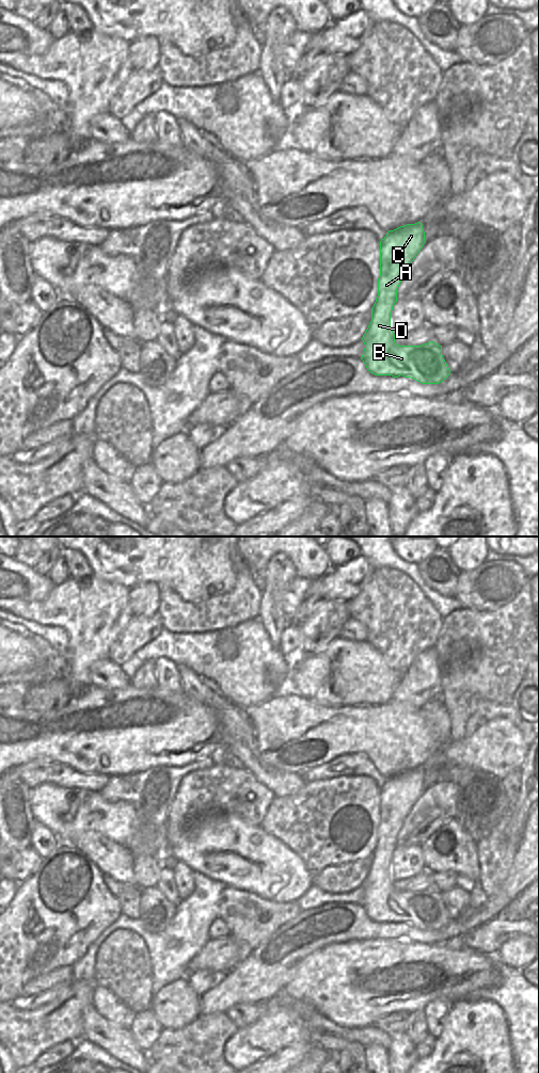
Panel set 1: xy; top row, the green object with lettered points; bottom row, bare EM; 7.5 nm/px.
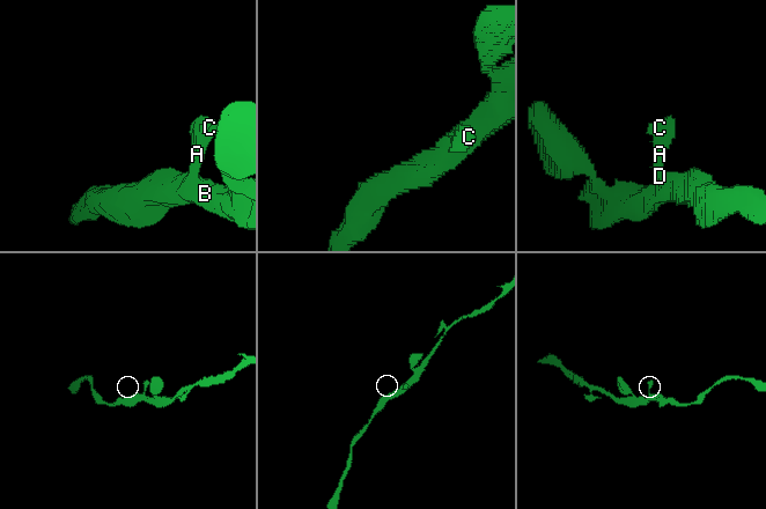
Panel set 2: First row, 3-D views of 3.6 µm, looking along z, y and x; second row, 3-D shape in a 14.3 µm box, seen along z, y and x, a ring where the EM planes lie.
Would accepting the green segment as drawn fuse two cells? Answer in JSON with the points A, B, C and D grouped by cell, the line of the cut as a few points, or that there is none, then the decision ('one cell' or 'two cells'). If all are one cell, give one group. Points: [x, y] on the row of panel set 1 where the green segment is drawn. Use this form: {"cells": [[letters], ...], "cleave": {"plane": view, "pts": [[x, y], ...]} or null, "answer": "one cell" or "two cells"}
{"cells": [["A", "B", "C", "D"]], "cleave": null, "answer": "one cell"}

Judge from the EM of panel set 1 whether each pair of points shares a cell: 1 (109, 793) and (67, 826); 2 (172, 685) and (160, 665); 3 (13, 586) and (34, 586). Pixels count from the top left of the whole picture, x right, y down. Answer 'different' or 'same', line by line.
1: different
2: same
3: same

